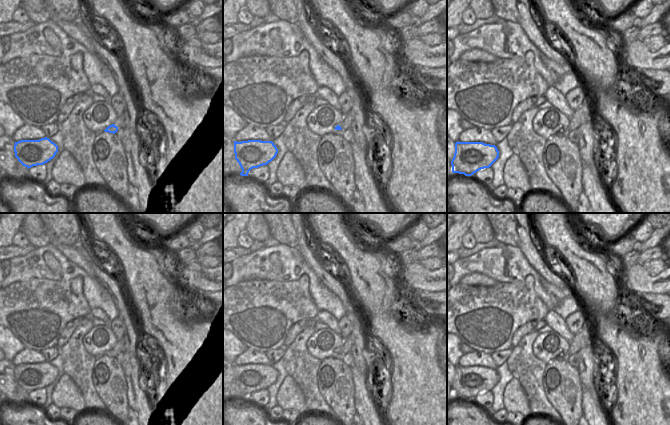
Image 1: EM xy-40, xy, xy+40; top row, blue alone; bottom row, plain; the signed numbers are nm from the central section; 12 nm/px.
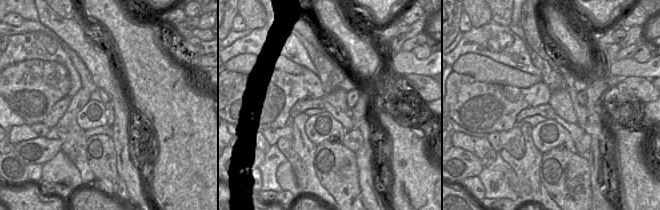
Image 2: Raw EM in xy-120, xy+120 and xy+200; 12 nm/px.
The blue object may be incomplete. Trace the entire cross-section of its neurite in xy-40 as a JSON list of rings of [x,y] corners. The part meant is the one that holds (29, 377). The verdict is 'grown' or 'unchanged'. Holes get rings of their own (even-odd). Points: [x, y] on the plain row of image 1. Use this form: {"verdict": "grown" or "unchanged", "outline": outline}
{"verdict": "unchanged", "outline": [[[47,361],[39,364],[20,364],[15,366],[14,376],[18,385],[29,393],[53,383],[58,376],[58,370]]]}

